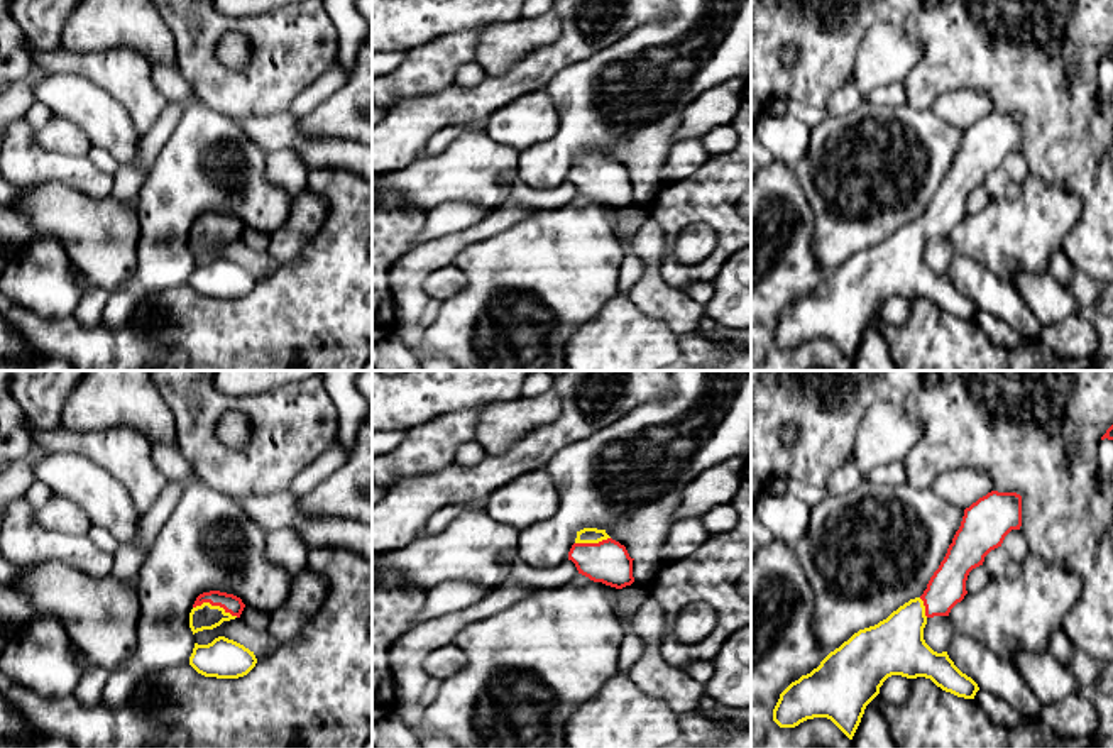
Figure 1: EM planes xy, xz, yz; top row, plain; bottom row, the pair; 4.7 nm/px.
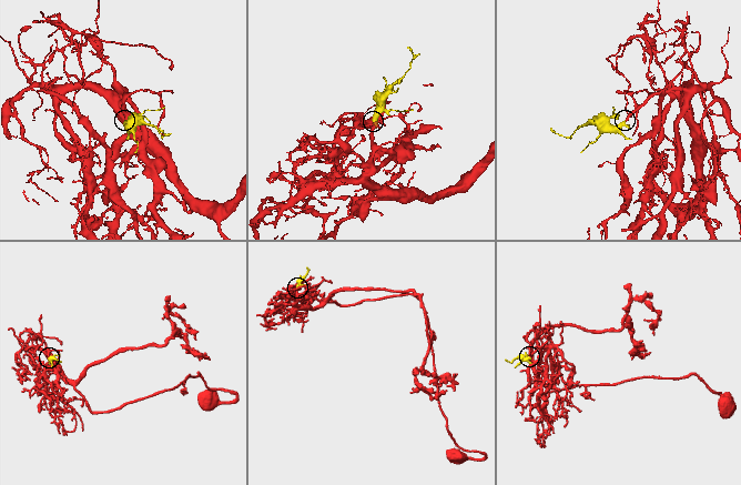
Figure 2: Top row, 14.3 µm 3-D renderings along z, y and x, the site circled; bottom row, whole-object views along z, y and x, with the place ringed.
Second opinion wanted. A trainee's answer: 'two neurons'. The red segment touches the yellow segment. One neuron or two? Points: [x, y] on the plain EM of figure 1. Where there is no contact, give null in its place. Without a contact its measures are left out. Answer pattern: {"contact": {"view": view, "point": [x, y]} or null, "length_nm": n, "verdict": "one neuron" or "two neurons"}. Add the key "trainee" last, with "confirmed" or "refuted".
{"contact": {"view": "xy", "point": [215, 225]}, "length_nm": 220, "verdict": "one neuron", "trainee": "refuted"}

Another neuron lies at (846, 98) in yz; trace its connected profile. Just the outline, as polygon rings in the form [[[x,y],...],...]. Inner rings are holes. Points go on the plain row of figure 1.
[[[849,81],[832,93],[825,105],[827,117],[842,117],[853,112],[863,100],[861,91]]]

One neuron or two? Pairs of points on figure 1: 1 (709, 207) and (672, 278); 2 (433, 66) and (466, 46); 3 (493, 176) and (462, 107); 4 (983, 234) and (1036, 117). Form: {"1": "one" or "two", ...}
{"1": "one", "2": "one", "3": "two", "4": "two"}

